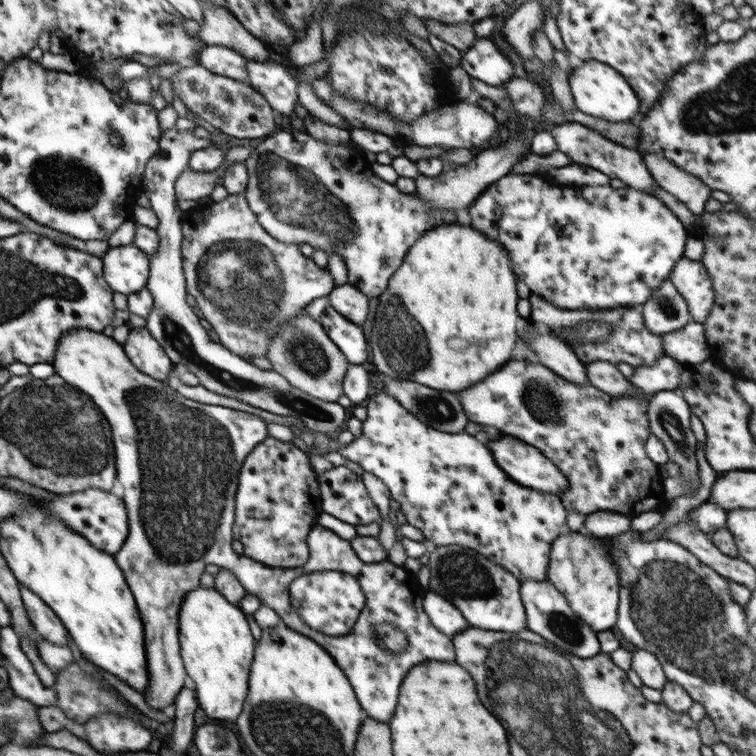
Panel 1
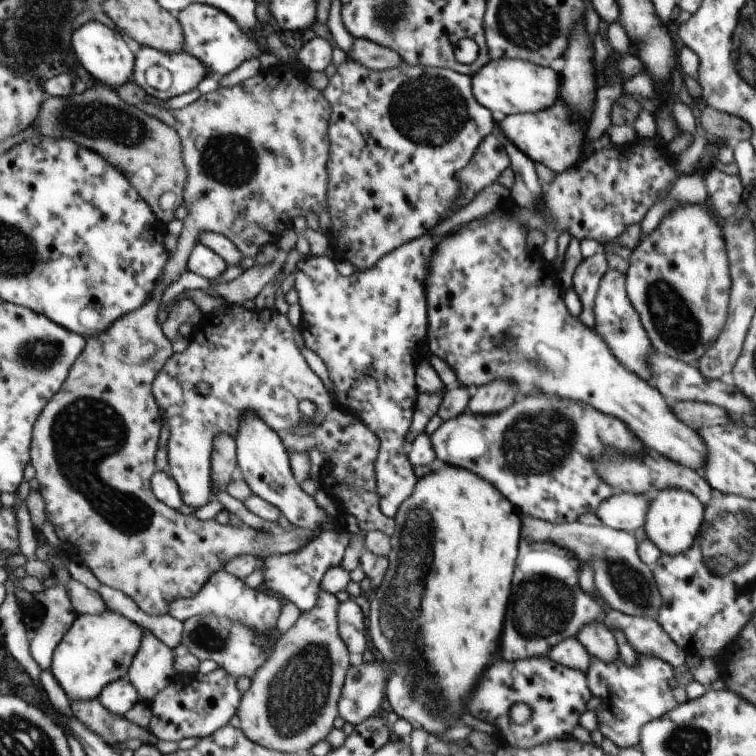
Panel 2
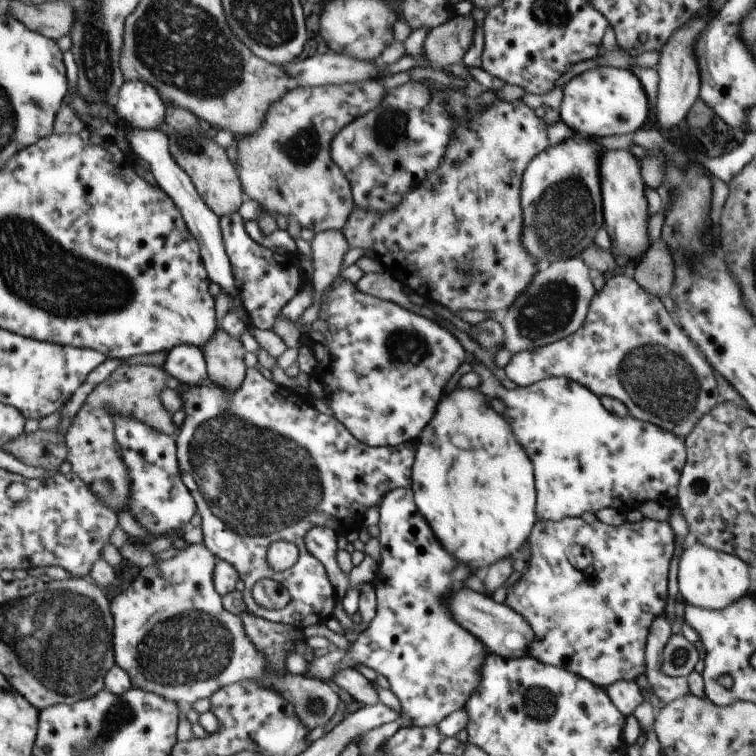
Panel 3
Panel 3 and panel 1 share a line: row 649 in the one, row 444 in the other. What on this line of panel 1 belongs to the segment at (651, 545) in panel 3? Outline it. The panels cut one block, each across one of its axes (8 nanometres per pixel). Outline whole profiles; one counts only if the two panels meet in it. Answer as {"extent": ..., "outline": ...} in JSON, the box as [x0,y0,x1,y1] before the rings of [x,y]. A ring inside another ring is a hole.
{"extent":[460,355,682,519],"outline":[[[662,355],[654,361],[654,365],[634,367],[634,373],[629,380],[638,393],[616,397],[602,392],[590,383],[572,383],[537,361],[512,359],[506,366],[502,366],[502,370],[478,382],[476,390],[464,390],[460,400],[468,420],[518,437],[526,444],[538,448],[558,466],[558,470],[566,476],[570,484],[561,498],[561,503],[568,512],[587,515],[598,511],[611,511],[631,519],[642,513],[660,511],[667,504],[660,466],[648,457],[645,450],[646,441],[651,435],[648,409],[649,399],[654,393],[678,389],[680,371],[682,366],[678,360]]]}

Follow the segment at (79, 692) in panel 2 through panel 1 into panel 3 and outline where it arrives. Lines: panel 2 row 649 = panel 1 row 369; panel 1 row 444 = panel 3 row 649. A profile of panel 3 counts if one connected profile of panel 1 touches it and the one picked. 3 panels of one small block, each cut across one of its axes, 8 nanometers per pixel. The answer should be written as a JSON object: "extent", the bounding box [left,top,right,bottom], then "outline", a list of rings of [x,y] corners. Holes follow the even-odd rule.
{"extent":[110,542,341,730],"outline":[[[200,542],[188,544],[170,560],[158,561],[139,570],[130,586],[114,597],[110,604],[116,664],[124,668],[132,687],[164,696],[186,707],[201,698],[210,699],[220,688],[242,680],[262,682],[262,686],[276,690],[280,698],[286,698],[286,702],[294,706],[302,726],[308,730],[328,724],[341,702],[338,694],[321,680],[291,674],[287,670],[270,670],[266,666],[264,654],[246,635],[242,620],[222,606],[222,596],[213,584],[217,562],[217,557]]]}

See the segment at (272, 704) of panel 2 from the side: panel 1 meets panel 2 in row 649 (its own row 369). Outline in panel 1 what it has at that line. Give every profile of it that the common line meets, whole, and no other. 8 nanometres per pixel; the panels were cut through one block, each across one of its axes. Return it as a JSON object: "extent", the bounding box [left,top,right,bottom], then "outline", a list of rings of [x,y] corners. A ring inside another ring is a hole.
{"extent":[266,312,349,402],"outline":[[[306,312],[297,315],[292,321],[282,322],[280,334],[270,338],[266,357],[273,364],[274,371],[306,395],[326,402],[336,402],[344,394],[343,380],[349,362],[330,340],[320,321],[313,320]]]}

